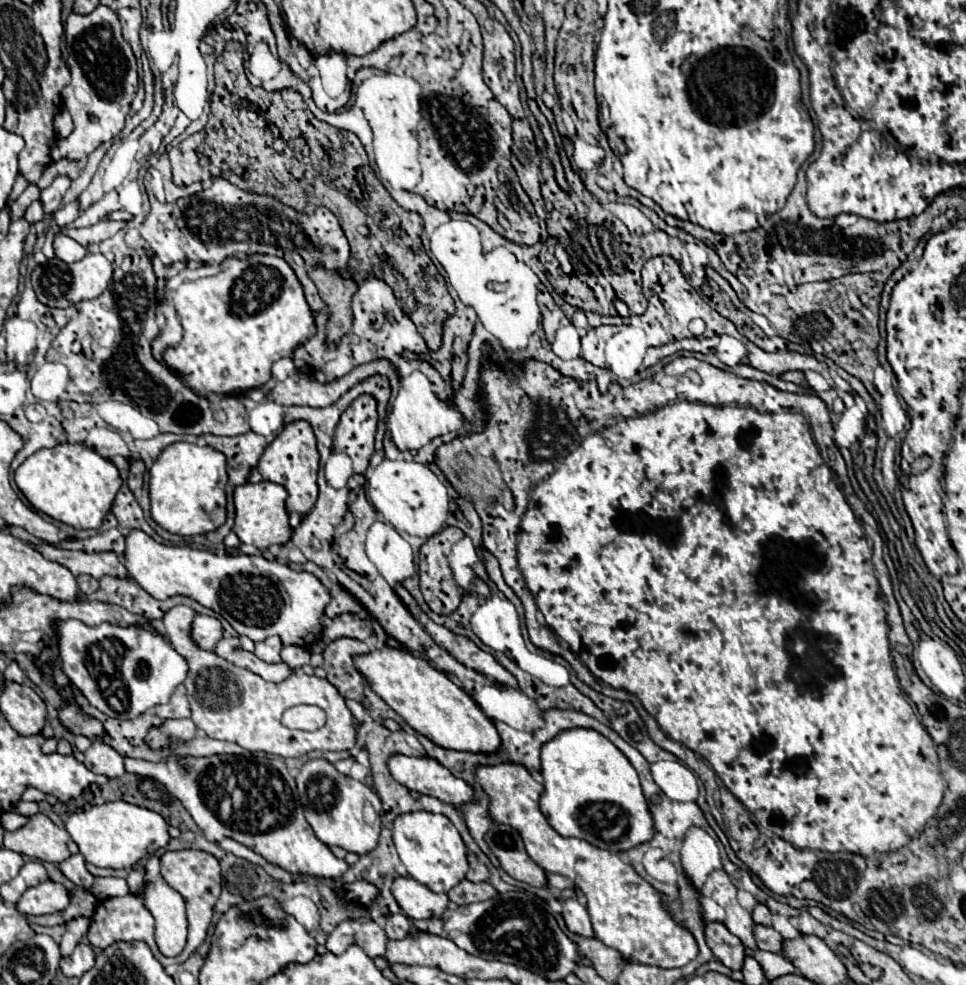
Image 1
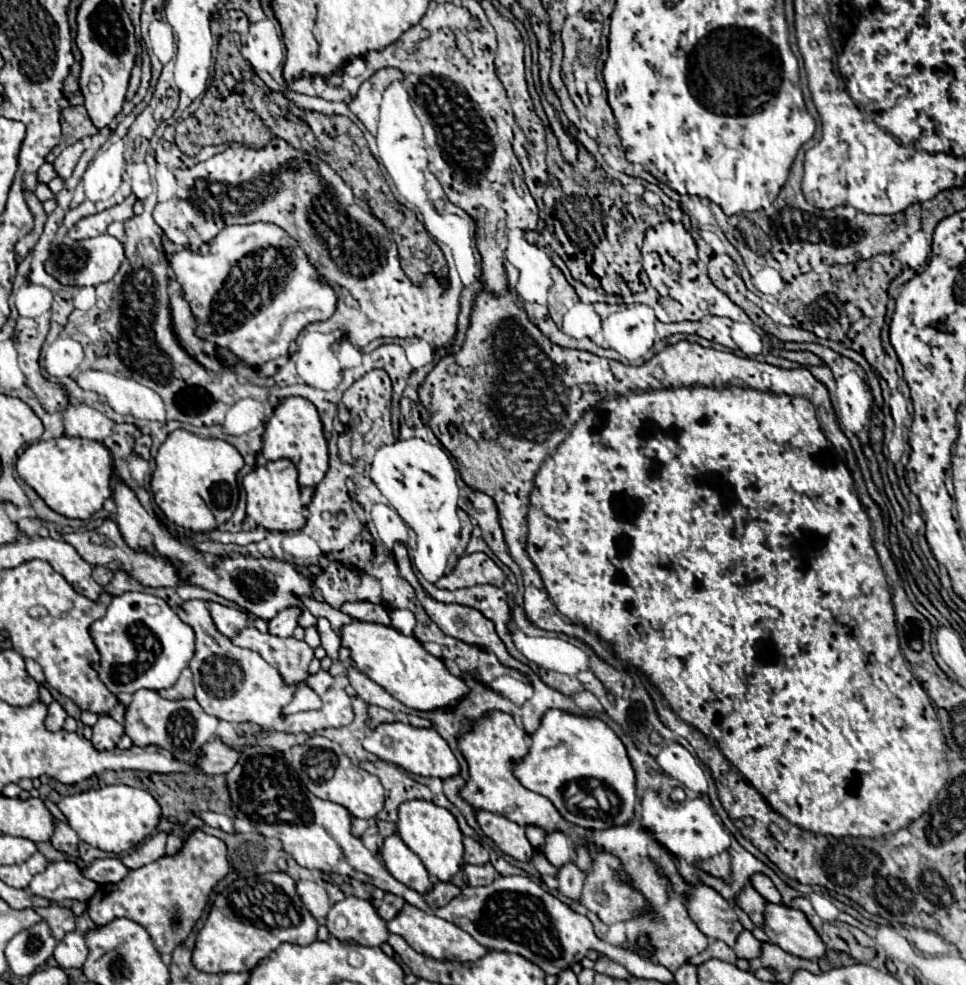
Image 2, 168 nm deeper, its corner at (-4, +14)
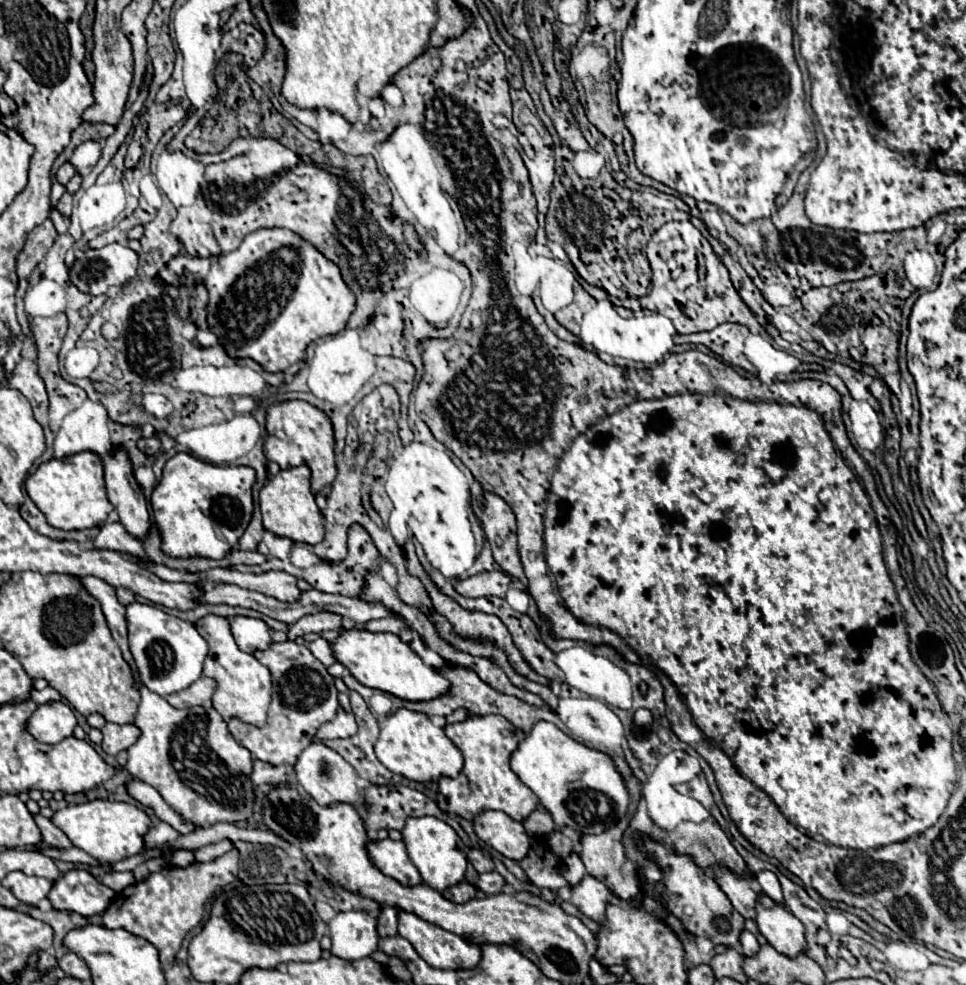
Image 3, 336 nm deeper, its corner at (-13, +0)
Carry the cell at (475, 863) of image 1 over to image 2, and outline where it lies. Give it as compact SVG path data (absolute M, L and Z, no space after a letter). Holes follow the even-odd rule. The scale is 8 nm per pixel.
M464 837L464 863L482 865L488 861L488 851L474 839Z

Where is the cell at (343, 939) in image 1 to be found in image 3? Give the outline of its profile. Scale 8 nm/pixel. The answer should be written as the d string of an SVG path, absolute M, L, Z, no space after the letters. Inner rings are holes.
M365 911L337 913L329 921L329 935L333 941L331 953L347 961L371 957L377 951L379 943L377 919Z

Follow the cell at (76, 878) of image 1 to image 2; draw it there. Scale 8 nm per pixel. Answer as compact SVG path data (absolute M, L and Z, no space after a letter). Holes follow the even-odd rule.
M58 819L54 821L54 833L52 833L52 837L50 837L50 843L52 843L58 851L76 857L76 855L78 855L78 841L80 841L78 835L74 833L74 829L72 829L68 823L58 821Z

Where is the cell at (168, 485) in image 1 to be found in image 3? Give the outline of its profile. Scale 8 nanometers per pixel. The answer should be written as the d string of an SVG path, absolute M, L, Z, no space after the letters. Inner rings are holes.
M177 453L163 467L163 477L151 495L151 507L163 537L163 551L171 557L223 559L251 521L251 487L255 471L243 465L213 465L189 453Z

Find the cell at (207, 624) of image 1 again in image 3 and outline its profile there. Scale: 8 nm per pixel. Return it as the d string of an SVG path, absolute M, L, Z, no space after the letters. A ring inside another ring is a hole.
M231 617L231 633L235 637L235 643L245 653L255 653L259 649L267 649L271 641L271 631L261 619L251 617Z

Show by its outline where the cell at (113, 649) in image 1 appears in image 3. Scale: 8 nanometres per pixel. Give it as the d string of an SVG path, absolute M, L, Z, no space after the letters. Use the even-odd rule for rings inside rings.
M131 603L125 609L127 629L129 629L129 649L135 661L135 685L145 685L149 691L167 697L171 693L179 693L187 689L193 681L201 677L203 659L207 655L207 643L197 633L193 623L187 623L179 617L167 615L165 611L145 605Z

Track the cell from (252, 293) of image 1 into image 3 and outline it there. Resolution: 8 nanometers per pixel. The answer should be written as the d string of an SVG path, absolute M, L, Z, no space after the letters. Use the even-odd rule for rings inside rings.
M259 229L259 231L249 233L235 251L213 257L209 275L203 279L203 285L205 285L205 289L207 289L207 293L209 293L207 323L209 323L209 329L217 335L219 345L223 345L225 353L227 353L229 357L233 357L233 359L249 357L249 359L257 361L257 363L259 363L265 371L269 371L269 373L285 371L289 365L301 361L303 355L305 355L305 349L307 349L307 345L309 345L311 341L315 341L315 339L319 339L319 337L325 337L325 335L335 335L335 333L339 333L341 329L345 329L349 315L355 311L355 297L353 297L353 293L347 289L347 285L343 283L341 273L339 273L339 267L333 265L329 259L325 259L311 243L307 243L305 239L301 239L299 235L295 235L295 233L289 231L289 229Z

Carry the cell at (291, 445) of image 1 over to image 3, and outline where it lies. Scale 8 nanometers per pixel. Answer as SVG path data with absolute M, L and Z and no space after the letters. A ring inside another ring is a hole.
M283 401L279 405L271 405L267 409L267 441L265 441L265 455L269 461L277 463L281 469L307 465L311 469L311 483L313 493L319 493L323 487L329 487L335 477L335 439L329 417L313 407L307 401Z

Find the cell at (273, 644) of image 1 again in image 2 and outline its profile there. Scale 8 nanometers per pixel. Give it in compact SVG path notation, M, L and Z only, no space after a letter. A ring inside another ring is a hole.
M288 607L284 611L280 611L274 619L268 621L268 629L270 635L278 635L278 637L290 637L298 625L298 617L302 615L300 607Z

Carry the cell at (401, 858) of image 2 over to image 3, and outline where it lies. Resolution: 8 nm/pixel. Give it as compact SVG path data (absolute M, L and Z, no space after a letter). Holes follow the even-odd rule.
M391 839L369 841L367 851L381 873L393 877L405 887L415 887L421 883L421 875L417 867L411 863L403 841L391 841Z

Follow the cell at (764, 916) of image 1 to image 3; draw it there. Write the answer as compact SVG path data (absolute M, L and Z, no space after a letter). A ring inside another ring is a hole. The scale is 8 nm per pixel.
M761 871L757 873L757 881L761 885L761 891L771 897L775 903L783 903L783 895L781 895L781 885L777 881L777 877L771 873L771 871Z

